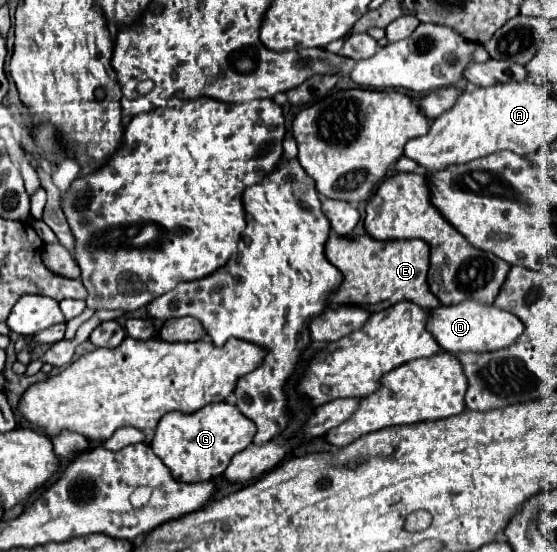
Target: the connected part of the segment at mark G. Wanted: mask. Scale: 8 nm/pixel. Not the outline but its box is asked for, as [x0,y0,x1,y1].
[150,402,256,484]

